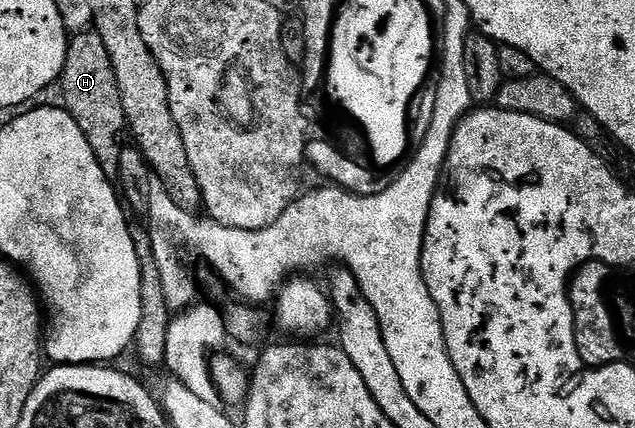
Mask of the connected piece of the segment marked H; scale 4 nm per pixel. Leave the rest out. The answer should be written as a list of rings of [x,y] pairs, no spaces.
[[[96,30],[78,32],[70,39],[65,65],[61,71],[59,89],[65,111],[79,122],[95,162],[103,170],[107,179],[116,181],[119,174],[119,154],[127,146],[127,121],[123,110],[123,98],[119,94],[119,82],[115,78],[115,66],[111,66],[111,54],[103,46],[103,38]]]

